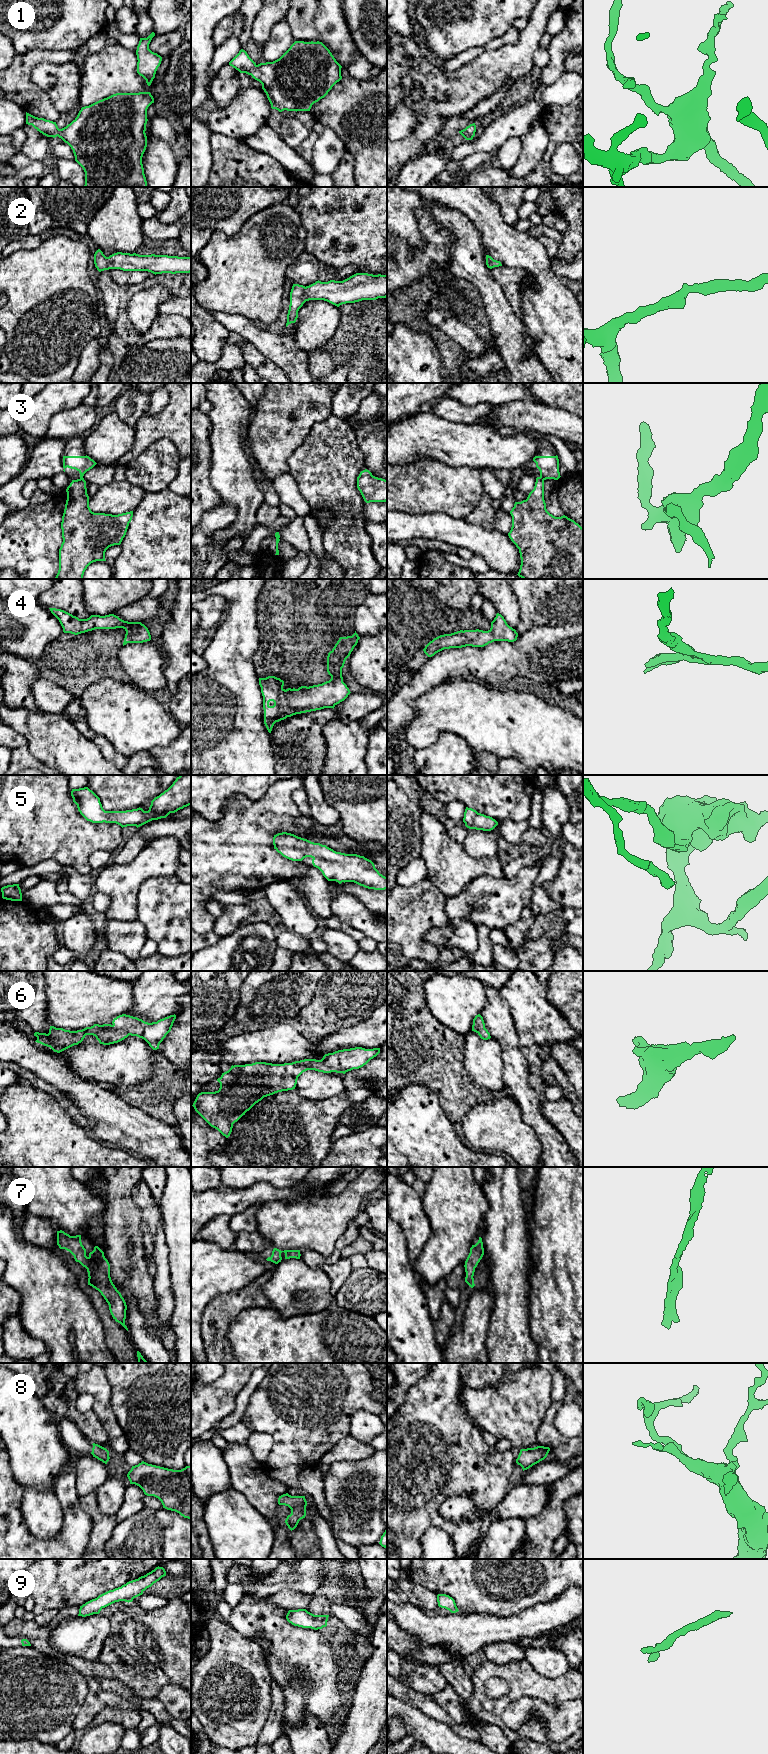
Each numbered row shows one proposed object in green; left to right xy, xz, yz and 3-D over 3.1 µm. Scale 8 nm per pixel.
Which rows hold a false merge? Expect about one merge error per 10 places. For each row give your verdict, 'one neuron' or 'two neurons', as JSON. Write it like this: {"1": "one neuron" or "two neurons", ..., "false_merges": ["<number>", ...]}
{"1": "one neuron", "2": "one neuron", "3": "two neurons", "4": "one neuron", "5": "one neuron", "6": "one neuron", "7": "one neuron", "8": "one neuron", "9": "one neuron", "false_merges": ["3"]}

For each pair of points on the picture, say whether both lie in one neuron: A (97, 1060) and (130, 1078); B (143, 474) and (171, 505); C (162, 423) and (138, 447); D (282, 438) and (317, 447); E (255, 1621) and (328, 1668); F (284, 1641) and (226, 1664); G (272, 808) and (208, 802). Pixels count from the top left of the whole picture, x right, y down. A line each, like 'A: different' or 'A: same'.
A: same
B: different
C: same
D: different
E: same
F: different
G: different

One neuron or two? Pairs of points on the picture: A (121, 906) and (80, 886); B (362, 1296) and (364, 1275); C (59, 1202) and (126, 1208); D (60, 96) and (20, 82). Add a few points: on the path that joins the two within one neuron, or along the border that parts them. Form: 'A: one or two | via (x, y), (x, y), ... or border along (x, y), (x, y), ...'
A: two | border along (93, 881), (93, 889), (95, 891)
B: one | via (364, 1291), (364, 1280)
C: two | border along (105, 1195), (107, 1199)
D: two | border along (31, 69), (31, 79), (47, 94), (56, 109)

